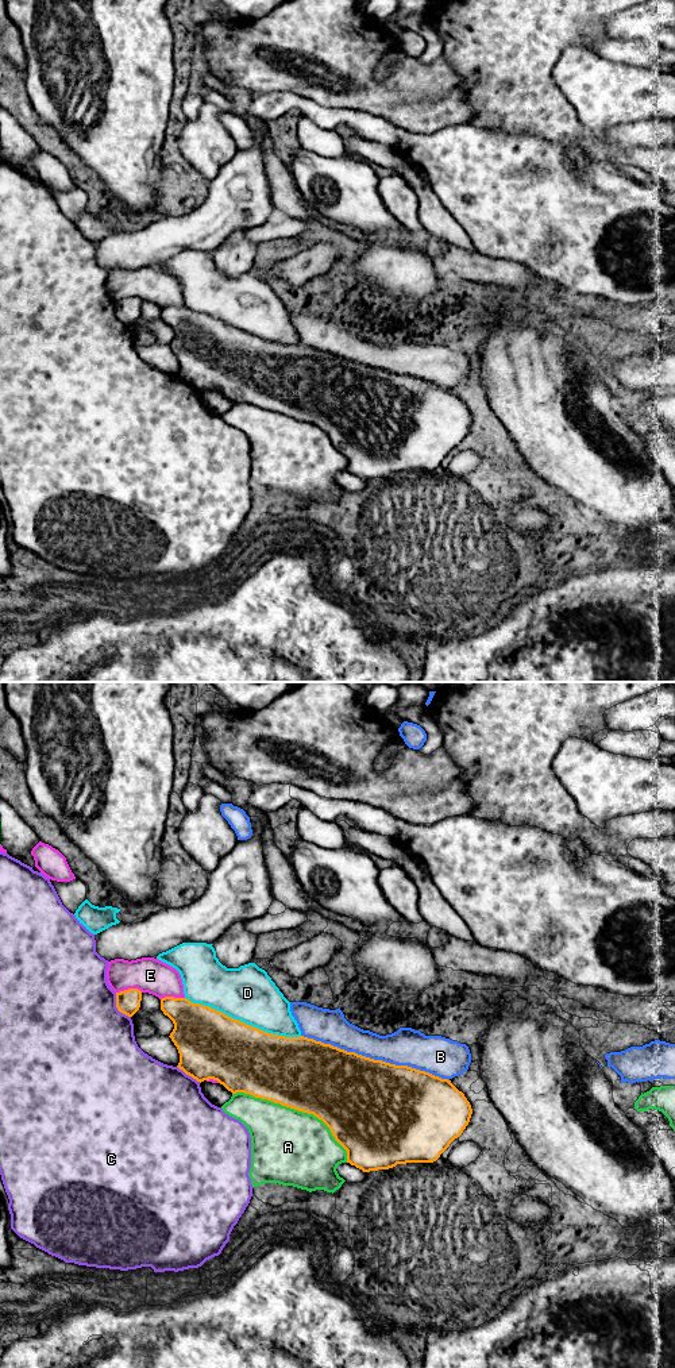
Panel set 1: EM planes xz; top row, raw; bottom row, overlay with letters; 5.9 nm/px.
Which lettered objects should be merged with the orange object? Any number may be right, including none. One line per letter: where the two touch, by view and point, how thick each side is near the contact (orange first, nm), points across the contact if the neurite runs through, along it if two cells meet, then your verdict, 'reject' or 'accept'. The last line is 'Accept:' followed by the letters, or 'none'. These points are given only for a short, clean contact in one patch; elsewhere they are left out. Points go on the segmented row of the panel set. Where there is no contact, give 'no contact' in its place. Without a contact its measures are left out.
A: contact xz (297, 1109); calibres 440 and 440 nm; reject
B: contact xz (375, 1060); calibres 500 and 220 nm; accept
C: contact xz (116, 1006); calibres 140 and 500 nm; reject
D: contact xz (243, 1022); calibres 400 and 320 nm; reject
E: contact xz (128, 989); calibres 140 and 220 nm; reject
Accept: B

